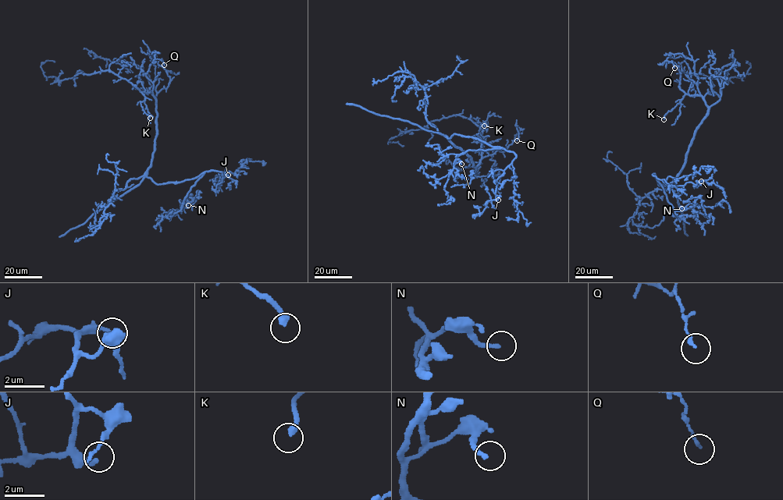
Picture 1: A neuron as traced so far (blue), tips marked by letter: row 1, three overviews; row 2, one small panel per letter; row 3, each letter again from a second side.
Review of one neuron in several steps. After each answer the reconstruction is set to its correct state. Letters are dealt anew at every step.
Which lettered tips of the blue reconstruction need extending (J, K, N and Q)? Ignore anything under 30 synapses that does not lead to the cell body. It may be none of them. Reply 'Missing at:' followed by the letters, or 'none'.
Missing at: K

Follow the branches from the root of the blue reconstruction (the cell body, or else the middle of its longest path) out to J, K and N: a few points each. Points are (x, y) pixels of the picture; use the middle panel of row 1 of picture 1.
J: (468, 156), (447, 137), (453, 134), (477, 138), (512, 151), (515, 155), (497, 180), (495, 198), (498, 200)
K: (468, 156), (473, 166), (477, 166), (482, 159), (482, 138), (478, 130), (484, 125)
N: (468, 156), (447, 137), (453, 134), (473, 136), (500, 147), (468, 150), (457, 157), (455, 162), (461, 164)

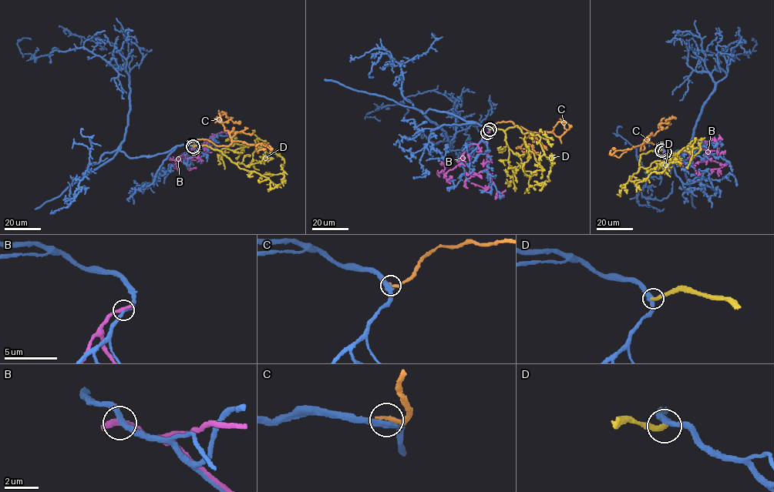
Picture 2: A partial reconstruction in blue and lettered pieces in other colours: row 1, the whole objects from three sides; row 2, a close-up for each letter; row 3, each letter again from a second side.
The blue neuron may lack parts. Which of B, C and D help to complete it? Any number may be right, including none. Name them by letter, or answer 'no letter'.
D

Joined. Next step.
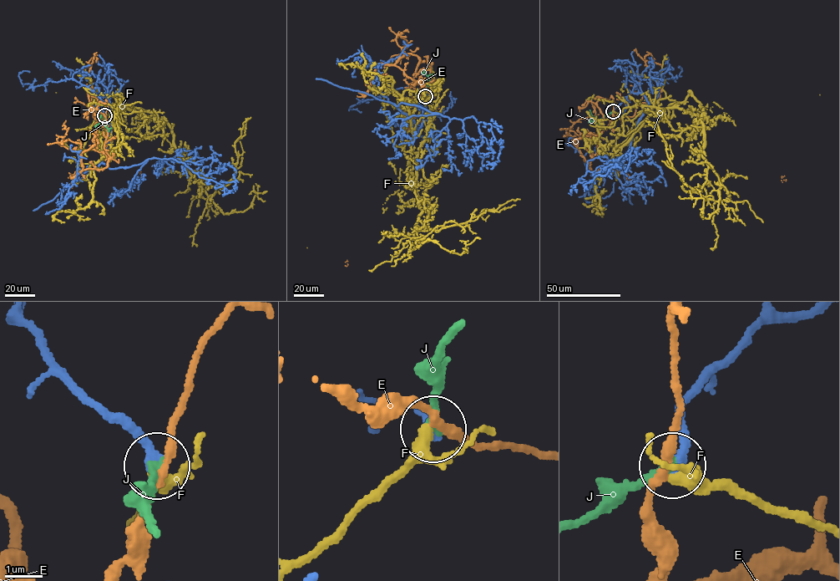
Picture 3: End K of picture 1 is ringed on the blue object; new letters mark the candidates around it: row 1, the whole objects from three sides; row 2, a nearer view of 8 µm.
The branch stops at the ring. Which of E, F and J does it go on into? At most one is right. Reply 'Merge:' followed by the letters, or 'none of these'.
Merge: J

